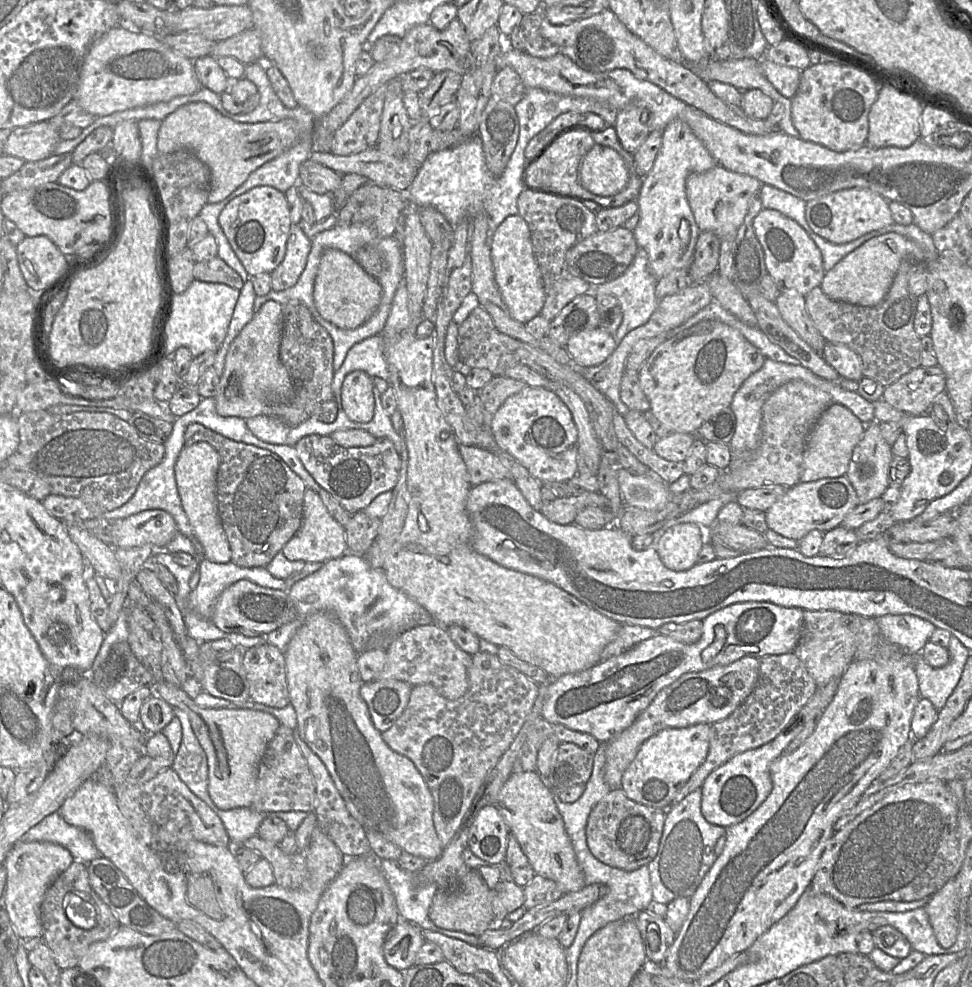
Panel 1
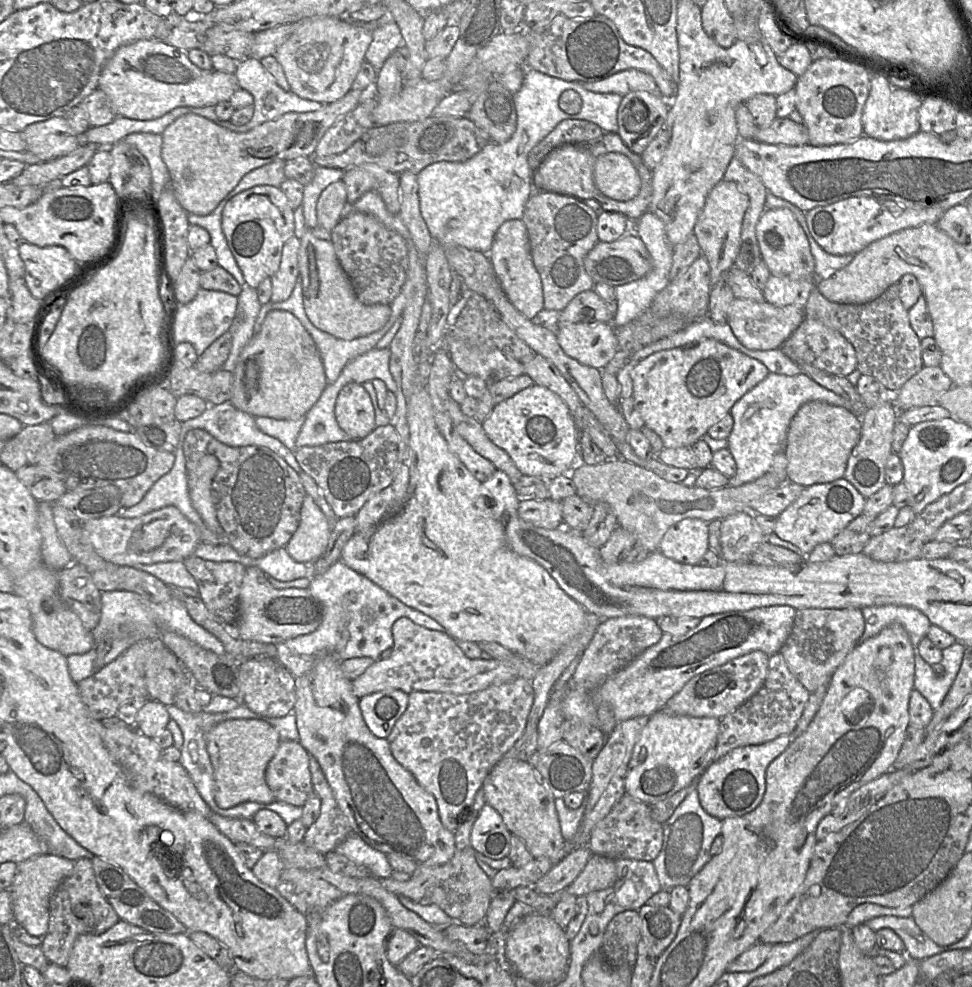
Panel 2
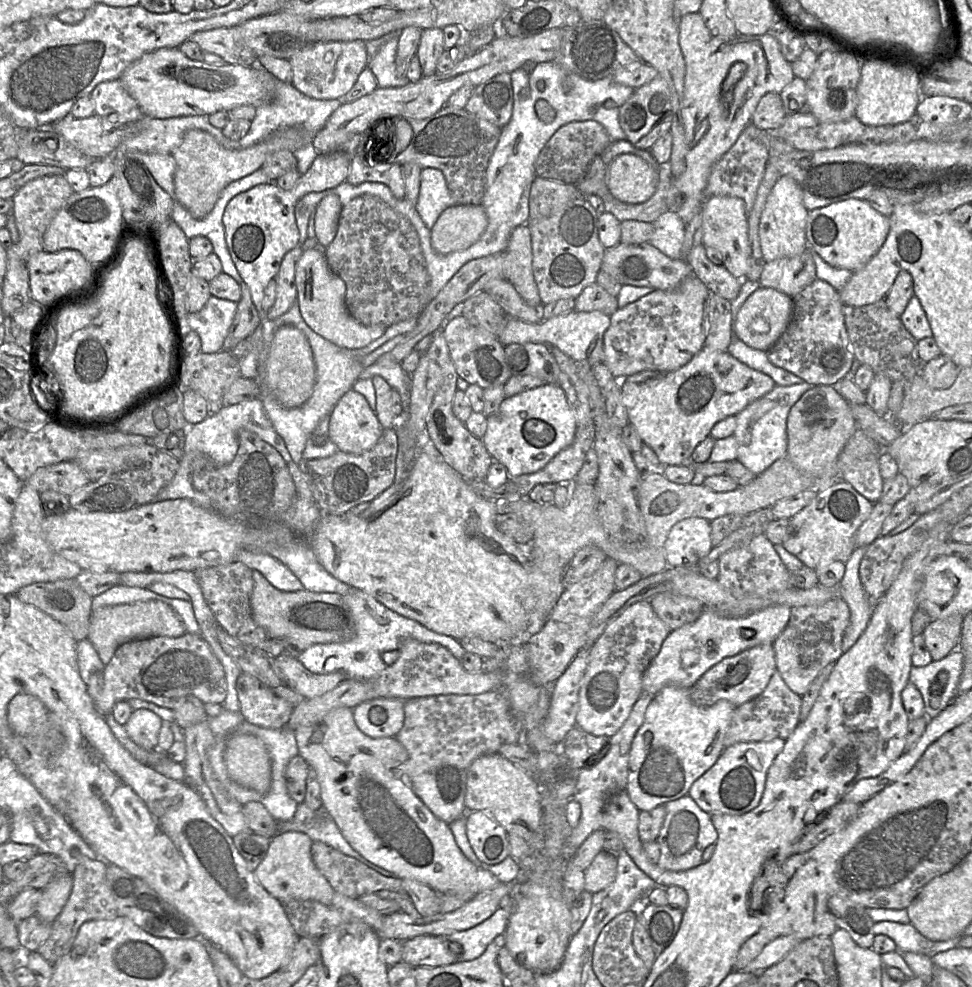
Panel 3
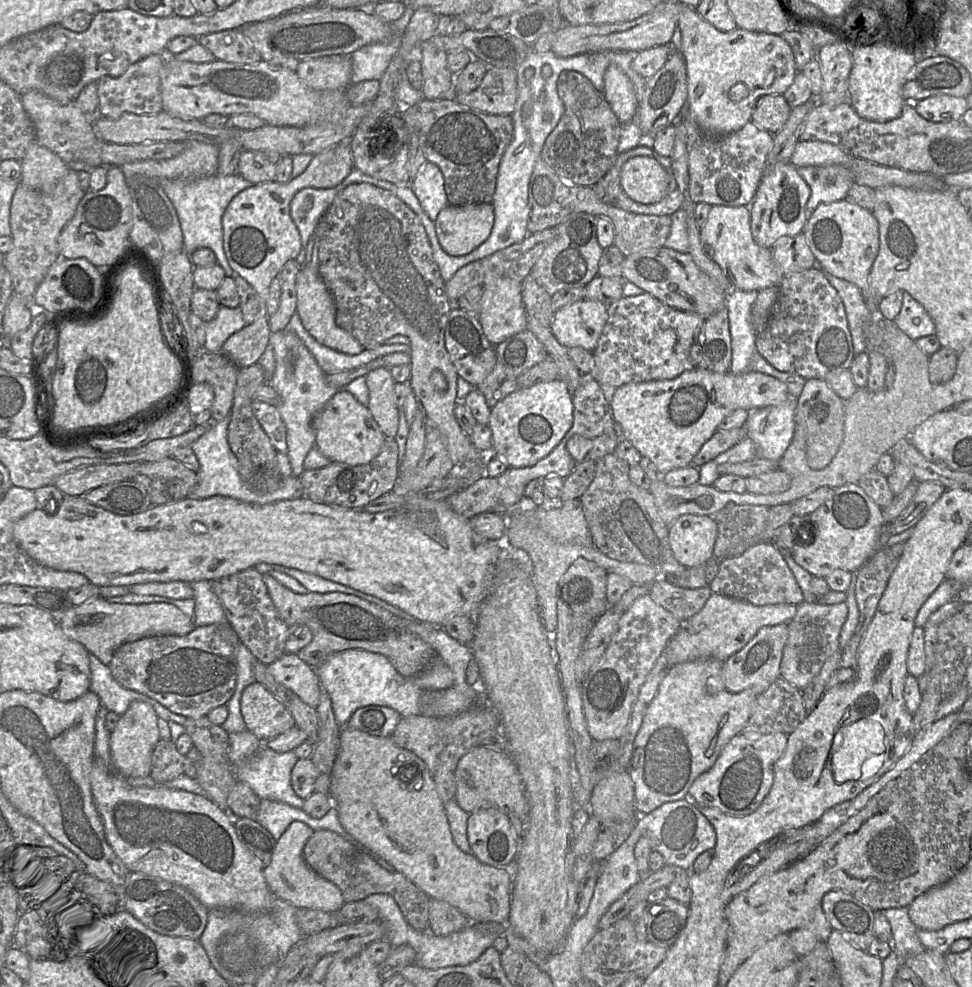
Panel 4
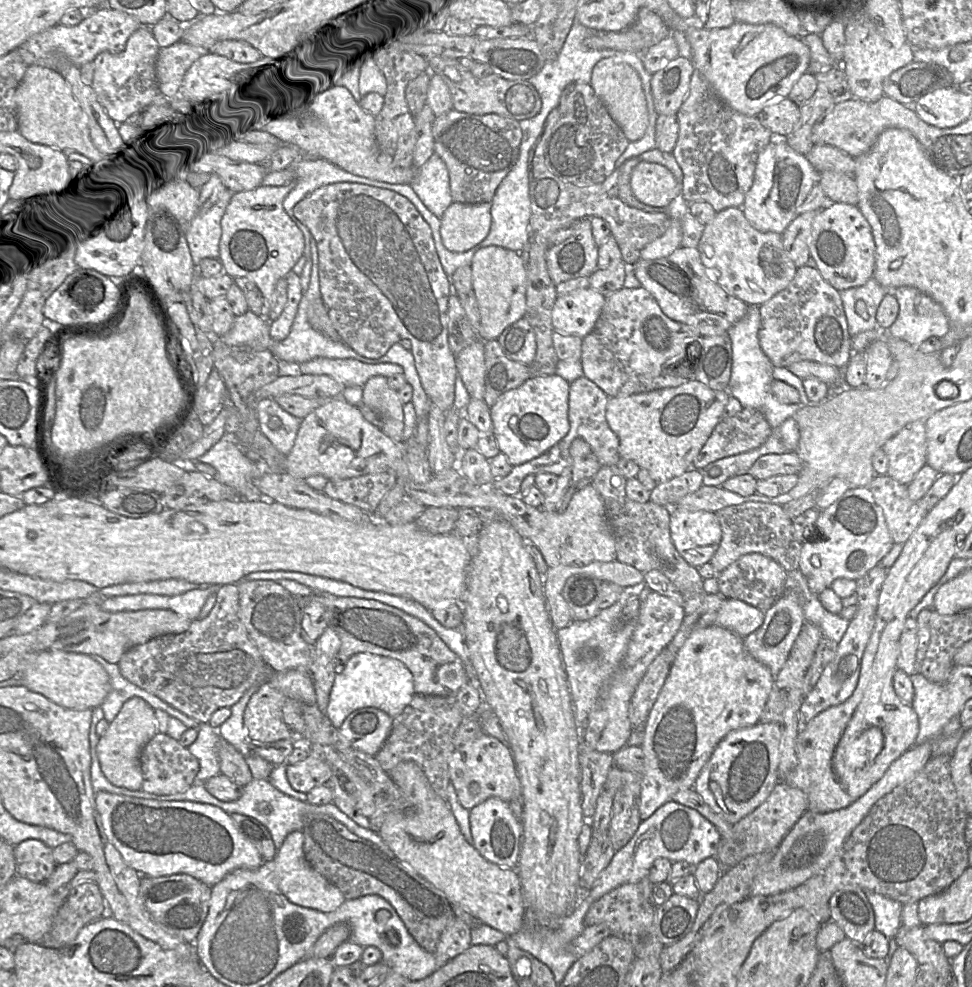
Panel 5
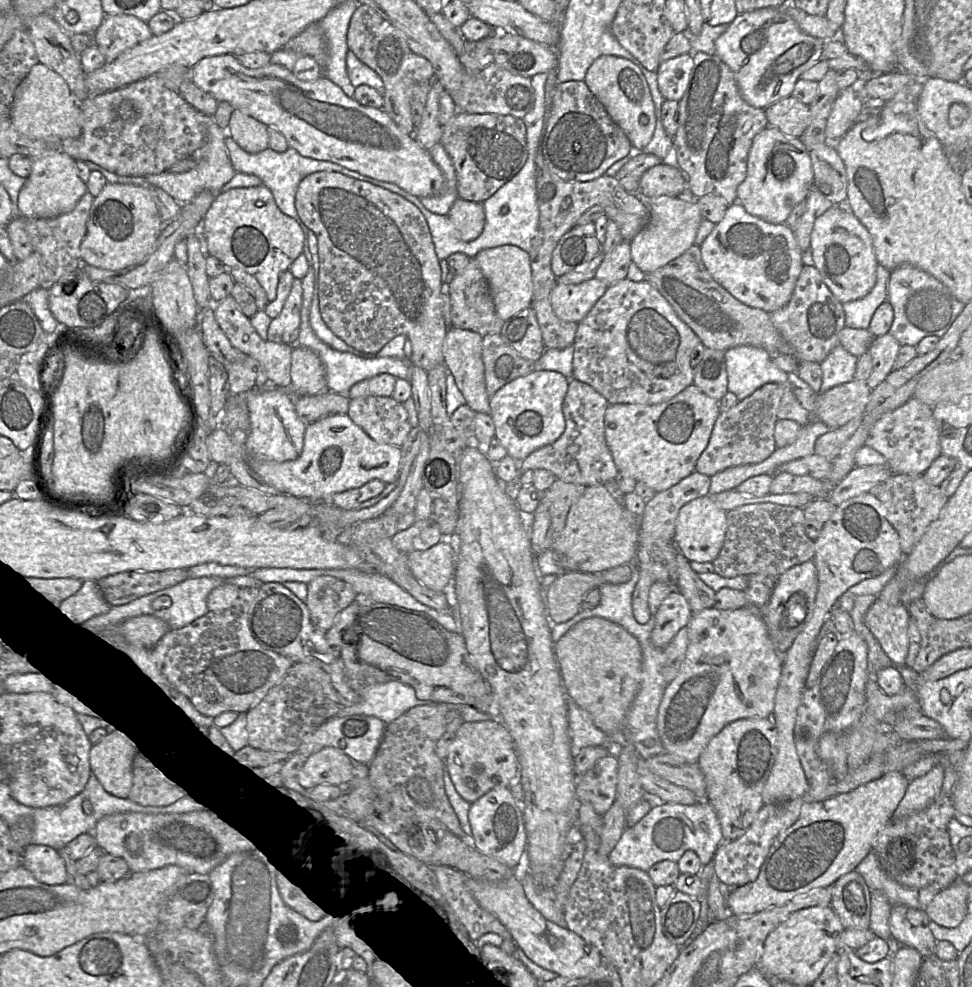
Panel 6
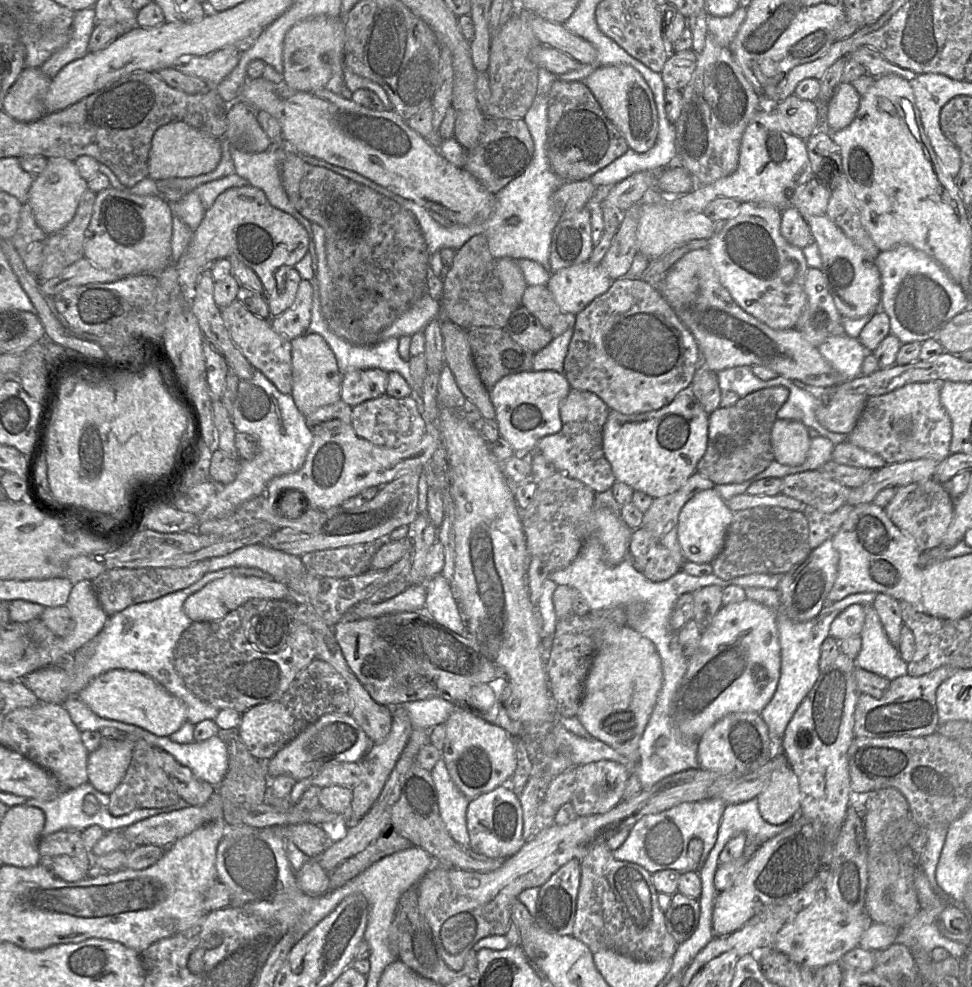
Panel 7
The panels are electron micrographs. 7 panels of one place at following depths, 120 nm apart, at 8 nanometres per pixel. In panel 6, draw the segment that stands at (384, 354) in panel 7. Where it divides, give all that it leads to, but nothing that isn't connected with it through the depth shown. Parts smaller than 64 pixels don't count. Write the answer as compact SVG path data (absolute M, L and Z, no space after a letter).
M306 261L308 265L308 271L305 277L301 280L303 289L301 325L296 345L308 347L319 355L325 366L328 389L335 393L347 394L350 388L357 382L383 373L387 373L396 377L397 379L401 378L410 382L411 368L401 359L394 357L363 358L350 352L342 352L333 349L315 335L310 324L310 308L314 291L314 270L311 269L309 261Z

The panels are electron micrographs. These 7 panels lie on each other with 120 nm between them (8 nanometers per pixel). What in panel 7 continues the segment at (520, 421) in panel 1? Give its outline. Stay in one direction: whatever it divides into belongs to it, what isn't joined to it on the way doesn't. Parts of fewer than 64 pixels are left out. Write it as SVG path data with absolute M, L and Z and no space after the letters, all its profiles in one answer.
M552 370L523 371L500 379L490 390L500 437L513 447L515 453L533 453L543 437L561 430L560 407L570 389L564 373Z

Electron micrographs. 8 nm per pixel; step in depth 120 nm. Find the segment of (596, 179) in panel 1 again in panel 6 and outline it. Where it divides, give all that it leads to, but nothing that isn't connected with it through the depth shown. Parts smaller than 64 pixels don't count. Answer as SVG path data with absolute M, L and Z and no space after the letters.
M661 163L643 173L638 195L644 199L678 197L686 190L687 180L684 173L675 164Z

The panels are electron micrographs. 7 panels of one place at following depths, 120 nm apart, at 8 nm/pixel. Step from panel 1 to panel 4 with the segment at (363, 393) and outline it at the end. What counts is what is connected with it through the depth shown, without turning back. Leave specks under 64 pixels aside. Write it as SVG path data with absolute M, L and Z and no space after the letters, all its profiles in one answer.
M345 389L339 390L312 419L315 446L331 462L350 466L367 464L380 452L385 436L367 407Z

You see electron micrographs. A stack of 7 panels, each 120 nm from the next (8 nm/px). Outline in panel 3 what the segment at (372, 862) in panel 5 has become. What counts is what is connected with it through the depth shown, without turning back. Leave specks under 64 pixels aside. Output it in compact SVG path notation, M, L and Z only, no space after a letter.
M314 841L311 846L311 857L316 868L328 880L334 891L347 897L357 899L381 890L406 894L402 879L398 877L386 877L365 863L347 856L325 843Z

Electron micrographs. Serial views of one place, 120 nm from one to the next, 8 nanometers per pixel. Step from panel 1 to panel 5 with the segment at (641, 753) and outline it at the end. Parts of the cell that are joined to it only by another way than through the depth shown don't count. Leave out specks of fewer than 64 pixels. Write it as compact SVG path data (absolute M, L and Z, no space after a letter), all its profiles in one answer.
M712 625L695 629L689 635L684 645L677 652L669 675L646 720L644 740L640 746L645 755L644 771L640 775L641 793L639 813L642 821L649 818L663 804L671 801L676 793L693 788L699 773L710 759L714 749L728 733L736 729L753 726L759 723L760 716L775 684L775 677L767 666L748 653L744 646L743 640L744 639L726 628L718 625Z

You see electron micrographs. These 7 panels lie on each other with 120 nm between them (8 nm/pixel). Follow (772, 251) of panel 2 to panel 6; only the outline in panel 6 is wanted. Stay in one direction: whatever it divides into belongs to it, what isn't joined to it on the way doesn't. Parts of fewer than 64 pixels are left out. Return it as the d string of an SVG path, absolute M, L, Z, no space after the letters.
M767 126L753 139L748 154L747 174L737 188L737 201L745 210L774 224L785 223L792 209L804 201L814 184L809 151L798 137L787 136Z

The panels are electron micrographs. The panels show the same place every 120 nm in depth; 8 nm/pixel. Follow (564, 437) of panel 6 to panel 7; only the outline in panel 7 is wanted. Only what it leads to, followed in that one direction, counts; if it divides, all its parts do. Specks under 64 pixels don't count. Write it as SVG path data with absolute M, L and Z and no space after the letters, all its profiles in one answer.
M571 388L560 407L561 430L543 437L533 453L543 454L557 471L581 481L594 493L611 489L616 477L603 451L603 428L609 411L610 408L597 394Z

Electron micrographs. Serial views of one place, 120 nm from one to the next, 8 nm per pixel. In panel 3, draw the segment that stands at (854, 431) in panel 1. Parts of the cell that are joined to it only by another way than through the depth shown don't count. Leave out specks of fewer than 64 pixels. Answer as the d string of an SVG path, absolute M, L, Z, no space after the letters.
M832 385L813 386L789 411L786 457L806 475L817 478L835 478L838 456L857 428L850 403Z

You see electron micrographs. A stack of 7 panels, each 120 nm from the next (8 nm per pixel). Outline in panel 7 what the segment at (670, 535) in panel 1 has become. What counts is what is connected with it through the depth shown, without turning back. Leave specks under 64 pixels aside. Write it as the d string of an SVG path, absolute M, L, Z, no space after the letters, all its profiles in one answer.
M714 489L693 496L681 509L678 517L678 542L685 559L696 564L711 564L723 550L733 512Z

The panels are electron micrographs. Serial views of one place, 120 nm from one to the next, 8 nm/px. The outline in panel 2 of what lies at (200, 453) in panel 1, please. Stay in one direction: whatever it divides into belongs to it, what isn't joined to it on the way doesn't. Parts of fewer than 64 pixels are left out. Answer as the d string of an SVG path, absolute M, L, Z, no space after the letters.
M205 454L194 470L187 473L190 499L204 524L216 534L222 533L216 516L212 481L219 469L219 460L212 454Z

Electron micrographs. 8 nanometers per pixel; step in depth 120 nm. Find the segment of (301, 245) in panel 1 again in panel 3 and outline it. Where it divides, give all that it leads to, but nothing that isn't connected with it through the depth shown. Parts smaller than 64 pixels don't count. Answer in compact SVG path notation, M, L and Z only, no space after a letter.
M300 245L289 250L283 257L276 280L276 298L267 312L268 320L275 320L285 314L297 298L295 267L303 250Z

